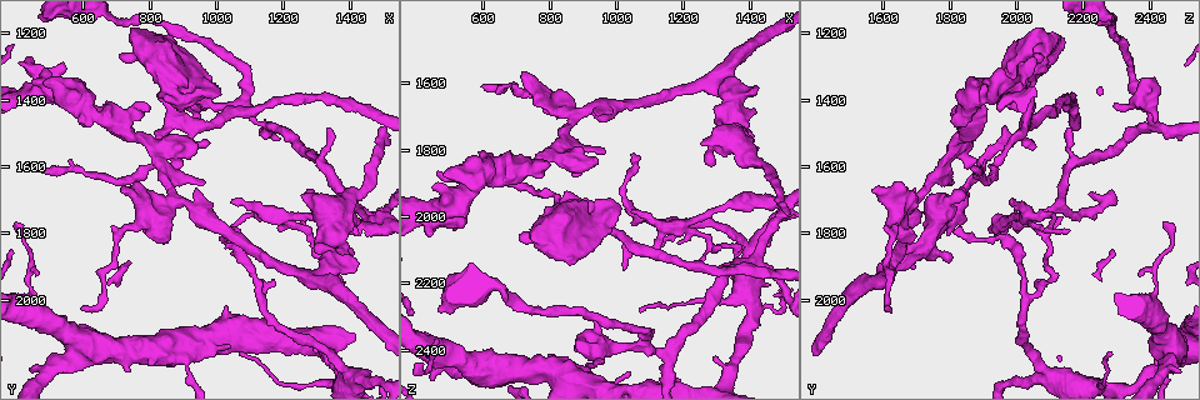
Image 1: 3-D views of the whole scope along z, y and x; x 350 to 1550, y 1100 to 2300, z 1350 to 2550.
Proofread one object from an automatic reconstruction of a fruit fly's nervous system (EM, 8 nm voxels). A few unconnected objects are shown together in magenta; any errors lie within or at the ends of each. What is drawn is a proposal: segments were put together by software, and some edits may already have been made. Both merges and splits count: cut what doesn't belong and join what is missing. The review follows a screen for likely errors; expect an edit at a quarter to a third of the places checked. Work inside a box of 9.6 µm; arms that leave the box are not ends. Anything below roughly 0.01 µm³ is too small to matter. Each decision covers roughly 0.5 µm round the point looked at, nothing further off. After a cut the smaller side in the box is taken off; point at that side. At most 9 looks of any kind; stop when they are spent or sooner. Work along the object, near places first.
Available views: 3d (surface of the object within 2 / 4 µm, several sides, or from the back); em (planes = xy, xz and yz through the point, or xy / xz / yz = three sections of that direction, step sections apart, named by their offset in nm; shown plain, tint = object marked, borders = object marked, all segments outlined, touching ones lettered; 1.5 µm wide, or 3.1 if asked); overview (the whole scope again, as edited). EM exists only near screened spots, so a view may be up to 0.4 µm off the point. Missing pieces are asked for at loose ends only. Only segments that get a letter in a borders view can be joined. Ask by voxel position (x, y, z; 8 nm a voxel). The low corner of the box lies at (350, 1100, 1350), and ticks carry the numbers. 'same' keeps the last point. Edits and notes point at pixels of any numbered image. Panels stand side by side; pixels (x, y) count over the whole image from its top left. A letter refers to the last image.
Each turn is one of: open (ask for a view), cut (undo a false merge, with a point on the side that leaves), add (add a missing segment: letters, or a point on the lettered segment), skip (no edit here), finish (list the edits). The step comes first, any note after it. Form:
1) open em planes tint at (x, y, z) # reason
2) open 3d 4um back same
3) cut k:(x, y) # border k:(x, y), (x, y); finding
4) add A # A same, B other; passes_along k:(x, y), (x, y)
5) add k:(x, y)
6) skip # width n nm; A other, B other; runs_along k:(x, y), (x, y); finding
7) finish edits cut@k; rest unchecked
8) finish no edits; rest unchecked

open em xz step 8 borders at (1380, 1950, 2090) # free end

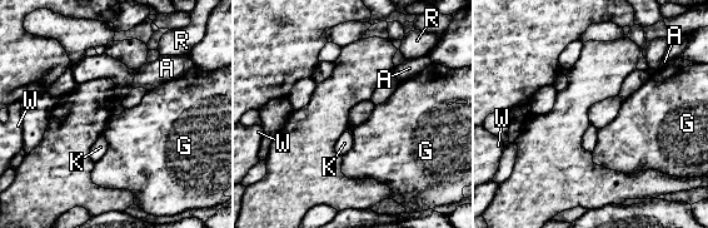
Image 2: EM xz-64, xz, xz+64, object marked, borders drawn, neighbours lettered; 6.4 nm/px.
open em planes borders same # another direction

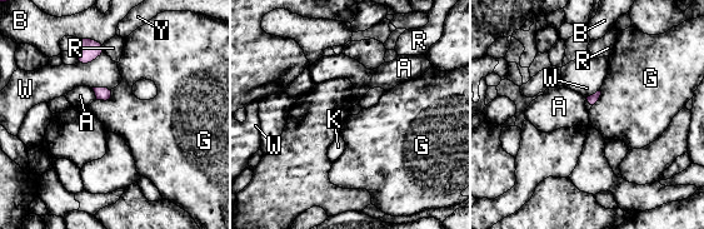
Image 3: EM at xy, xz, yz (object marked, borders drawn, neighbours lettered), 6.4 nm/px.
skip # A other, B other, G other, K other, R other, W other, Y other; border 3:(111, 90), (108, 99), (96, 100); none of them fits

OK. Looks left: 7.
open em xy step 8 borders at (1020, 1820, 1890) # thick turns thin

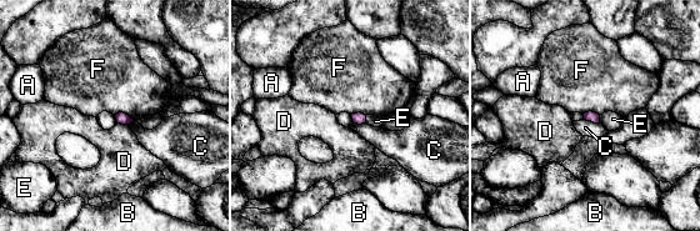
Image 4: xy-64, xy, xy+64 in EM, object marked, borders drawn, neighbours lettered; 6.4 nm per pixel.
open em planes borders same # cut it another way

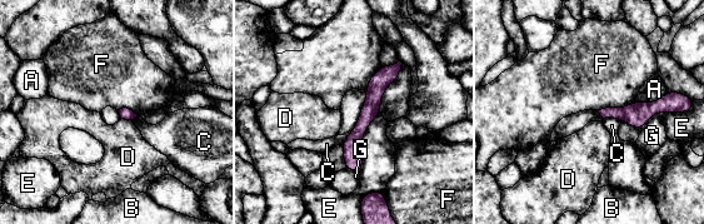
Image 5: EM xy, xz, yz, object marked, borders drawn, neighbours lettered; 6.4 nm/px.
skip # A other, B other, C other, D other, E other, F other, G other; runs_along 5:(398, 66), (375, 89), (350, 167); one neuron here

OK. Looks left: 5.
open 3d 4um at (720, 1670, 1570) # an open end

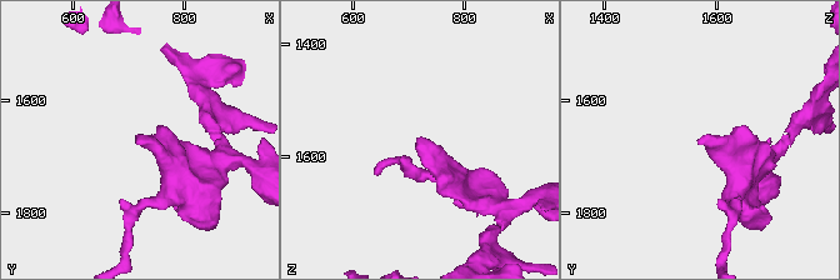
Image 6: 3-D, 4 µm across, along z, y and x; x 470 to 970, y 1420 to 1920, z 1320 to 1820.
open em xz step 4 tint at (715, 1675, 1565) # need the tissue

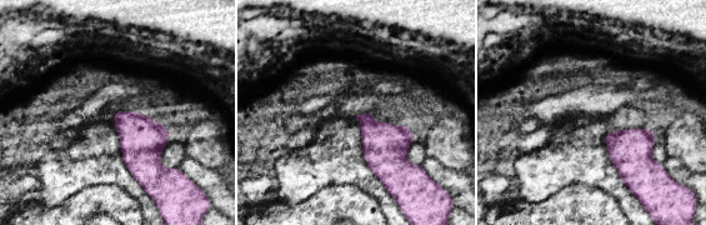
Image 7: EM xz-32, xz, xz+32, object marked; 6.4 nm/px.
open em planes borders same # cut it another way

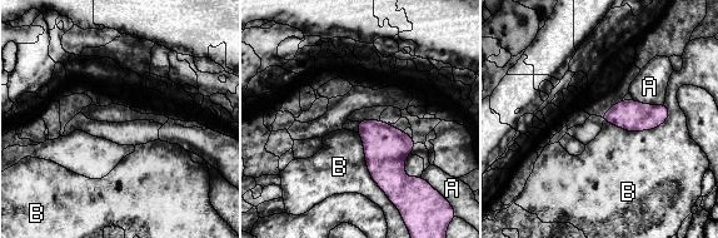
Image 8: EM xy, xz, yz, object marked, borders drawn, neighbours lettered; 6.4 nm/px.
skip # A other, B other; no lettered segment goes on from it

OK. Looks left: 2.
open em planes plain at (440, 1990, 2410) # a fork

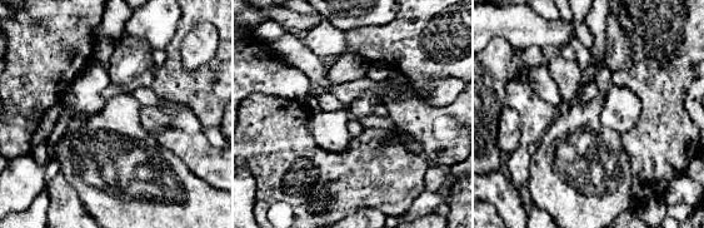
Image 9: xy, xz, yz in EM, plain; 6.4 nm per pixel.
open em planes borders same

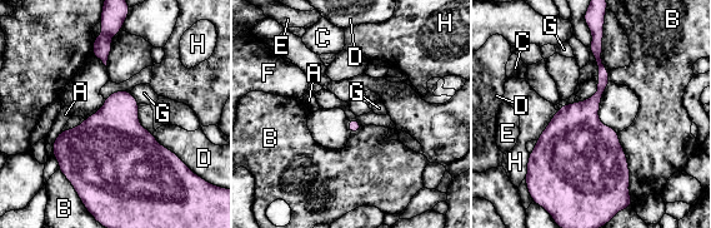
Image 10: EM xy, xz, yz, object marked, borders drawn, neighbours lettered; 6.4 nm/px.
skip # longest_contact B 400 nm; A other, B other, C other, D other, E other, F other, G other, H other; border 10:(617, 133), (627, 162), (630, 192); one neuron here

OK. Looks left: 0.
finish no edits; rest unchecked

